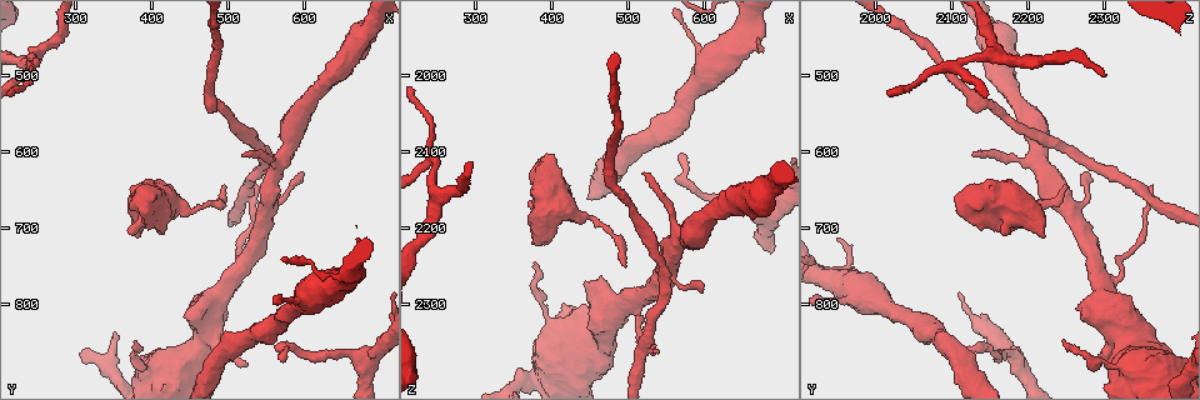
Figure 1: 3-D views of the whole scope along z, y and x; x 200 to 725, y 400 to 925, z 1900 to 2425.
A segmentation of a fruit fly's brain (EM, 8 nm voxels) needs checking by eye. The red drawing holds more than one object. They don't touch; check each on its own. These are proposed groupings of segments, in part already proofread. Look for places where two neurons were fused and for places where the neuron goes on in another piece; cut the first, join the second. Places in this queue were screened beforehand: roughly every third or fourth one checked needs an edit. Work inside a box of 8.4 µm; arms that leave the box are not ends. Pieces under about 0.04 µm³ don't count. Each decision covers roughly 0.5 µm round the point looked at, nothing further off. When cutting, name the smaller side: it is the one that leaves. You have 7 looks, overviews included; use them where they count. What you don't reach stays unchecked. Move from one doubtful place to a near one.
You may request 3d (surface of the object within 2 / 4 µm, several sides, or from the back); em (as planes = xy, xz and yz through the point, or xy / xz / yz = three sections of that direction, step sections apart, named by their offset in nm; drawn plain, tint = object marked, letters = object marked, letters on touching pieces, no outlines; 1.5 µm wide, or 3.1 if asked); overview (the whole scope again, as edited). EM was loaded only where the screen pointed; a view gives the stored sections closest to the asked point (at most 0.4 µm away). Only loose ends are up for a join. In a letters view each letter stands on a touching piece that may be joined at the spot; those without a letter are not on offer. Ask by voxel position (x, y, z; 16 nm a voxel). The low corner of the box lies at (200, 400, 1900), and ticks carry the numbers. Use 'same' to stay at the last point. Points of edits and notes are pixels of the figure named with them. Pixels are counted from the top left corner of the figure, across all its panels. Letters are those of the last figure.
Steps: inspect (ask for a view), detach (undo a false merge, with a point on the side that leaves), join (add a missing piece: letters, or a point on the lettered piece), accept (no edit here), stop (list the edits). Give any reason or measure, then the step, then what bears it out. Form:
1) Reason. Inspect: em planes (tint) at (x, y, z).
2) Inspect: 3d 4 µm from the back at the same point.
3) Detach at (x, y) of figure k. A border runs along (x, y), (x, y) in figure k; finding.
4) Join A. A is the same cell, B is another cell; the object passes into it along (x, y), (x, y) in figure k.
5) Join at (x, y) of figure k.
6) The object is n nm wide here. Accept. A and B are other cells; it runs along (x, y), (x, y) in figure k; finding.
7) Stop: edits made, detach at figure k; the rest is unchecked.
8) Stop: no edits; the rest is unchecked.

Three-way junction. Inspect: em planes (tint) at (245, 475, 2175).

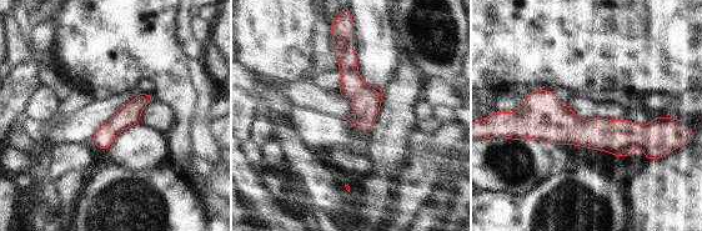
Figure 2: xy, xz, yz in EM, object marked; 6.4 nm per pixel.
What lies round it. Inspect: em planes (letters) at the same point.

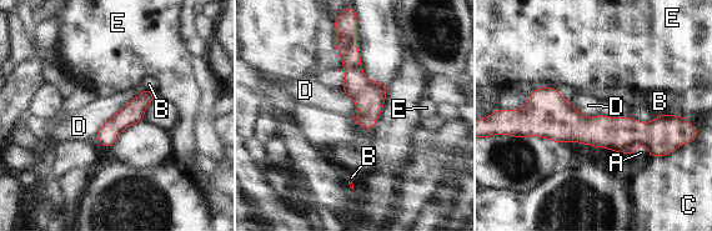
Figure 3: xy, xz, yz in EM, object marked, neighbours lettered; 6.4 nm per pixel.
Accept. A, B, C, D and E are other cells; a border runs along (143, 89), (94, 135) in figure 3; continuous, no second neuron.

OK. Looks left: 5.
Branch stops here. Inspect: em yz step 4 (letters) at (385, 710, 2220).

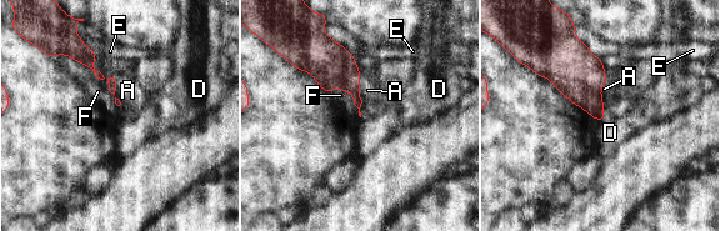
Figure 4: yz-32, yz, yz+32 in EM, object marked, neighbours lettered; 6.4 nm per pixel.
Inspect: em planes (letters) at the same point.

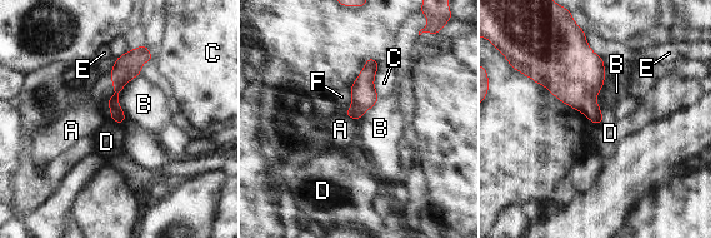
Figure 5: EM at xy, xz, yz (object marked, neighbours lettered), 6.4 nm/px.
The longest contact is with B, 300 nm. Join A. A is the same cell, B, C, D, E and F are other cells; the object passes into it along (126, 67), (114, 88), (88, 117) in figure 5; the neuron continues.

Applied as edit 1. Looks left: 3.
Tapers out. Inspect: em planes (letters) at (665, 715, 1950).

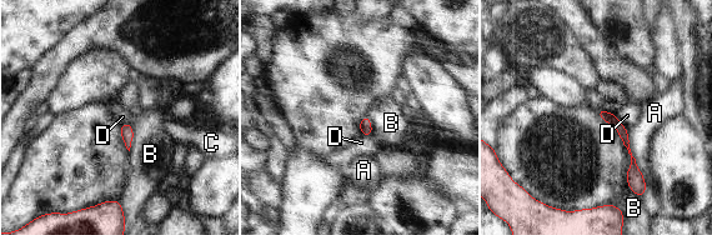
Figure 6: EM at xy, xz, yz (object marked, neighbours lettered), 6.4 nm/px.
The longest contact is with A, 400 nm. Accept. A, B, C and D are other cells; a border runs along (133, 126), (133, 143), (129, 150) in figure 6; no lettered piece goes on from it.

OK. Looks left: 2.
Stop: edits made, join at figure 5; the rest is unchecked.

